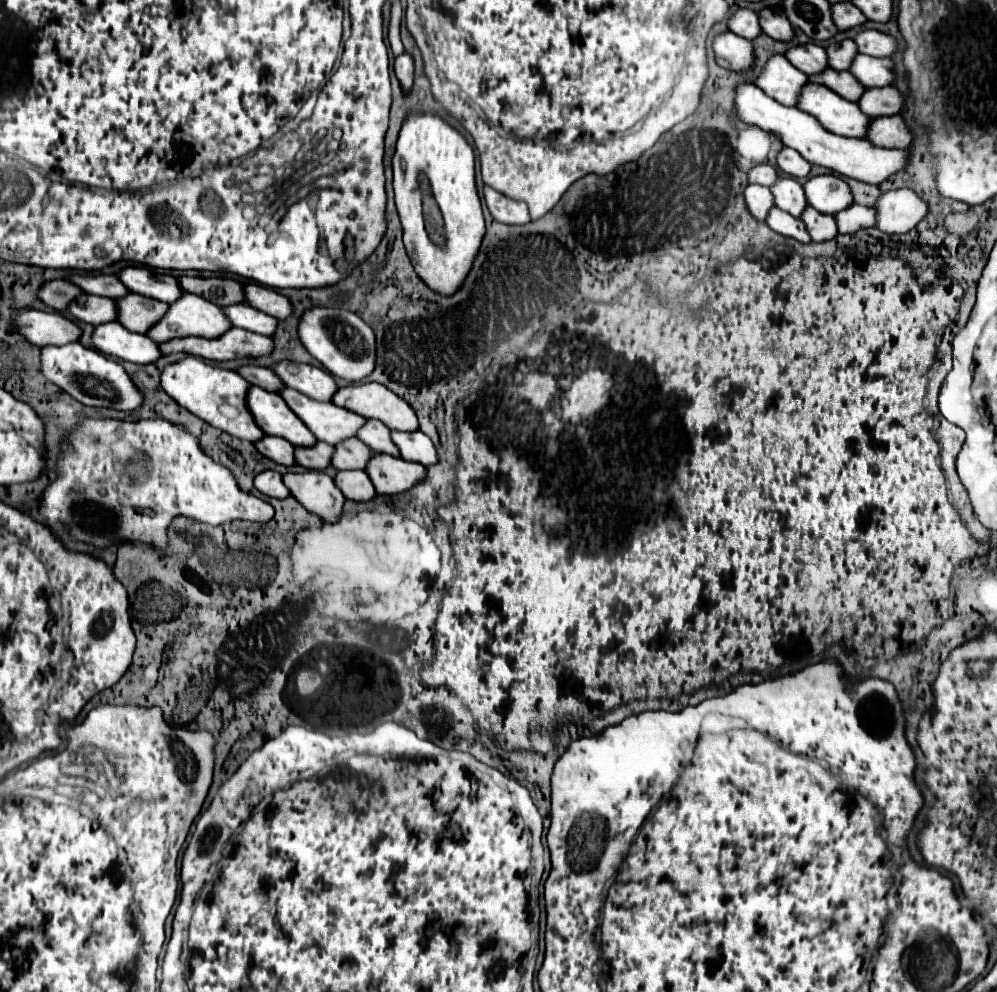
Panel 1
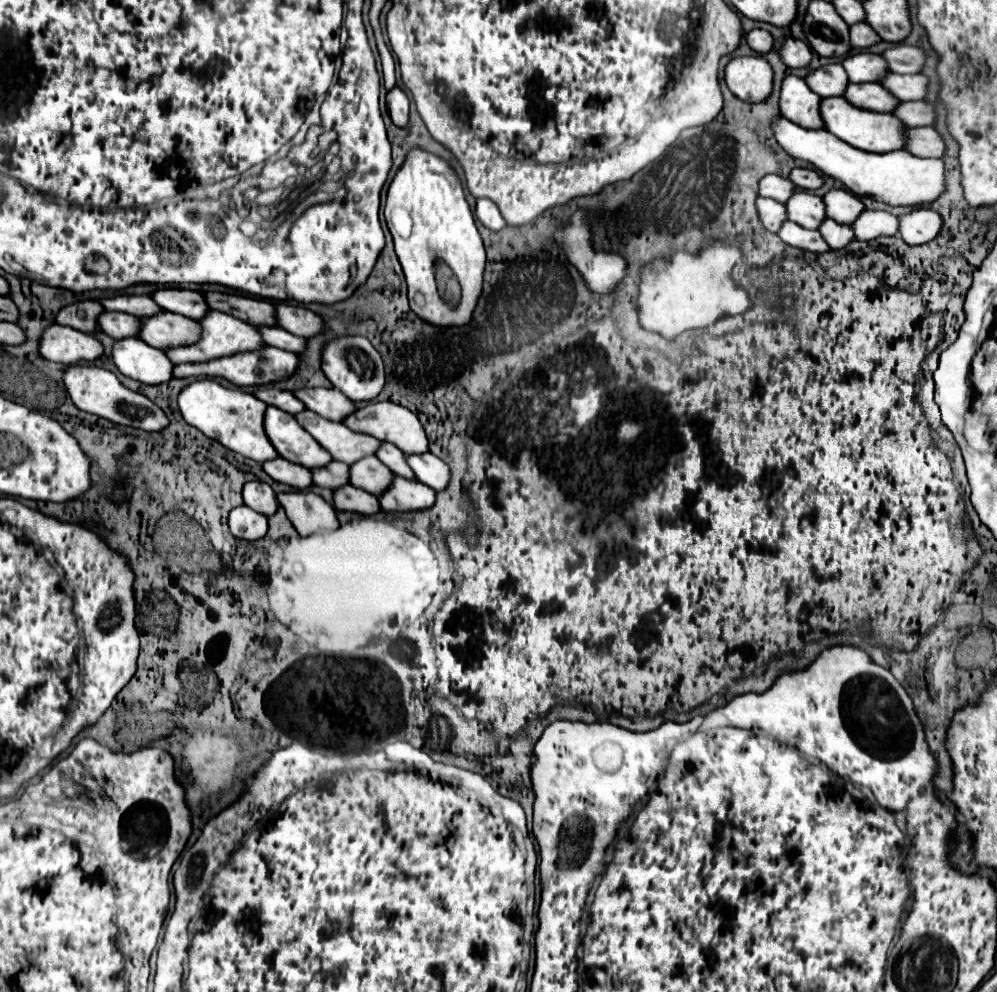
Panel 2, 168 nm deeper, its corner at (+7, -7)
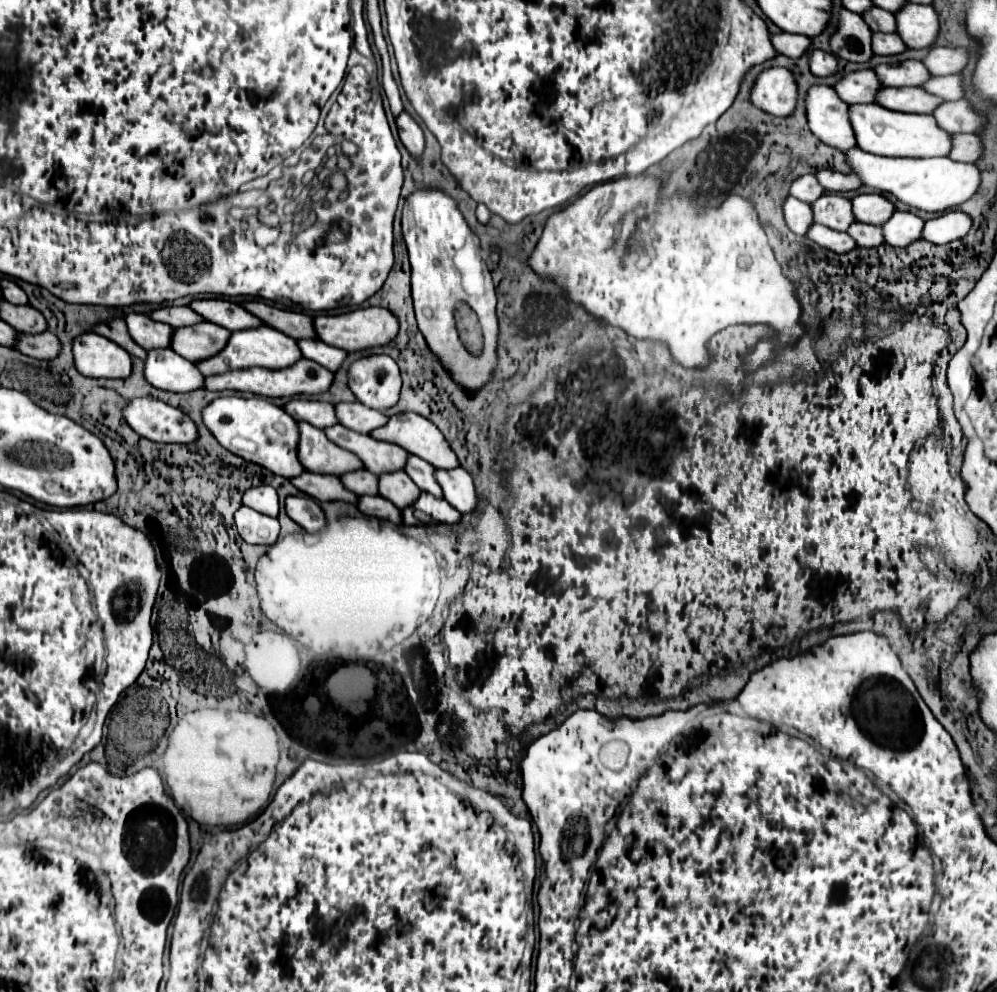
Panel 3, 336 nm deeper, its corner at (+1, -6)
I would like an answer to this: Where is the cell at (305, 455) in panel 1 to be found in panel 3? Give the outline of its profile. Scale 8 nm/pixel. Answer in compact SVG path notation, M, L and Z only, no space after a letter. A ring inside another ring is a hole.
M356 470L350 474L340 476L344 486L358 496L378 496L378 476L370 474L368 470Z

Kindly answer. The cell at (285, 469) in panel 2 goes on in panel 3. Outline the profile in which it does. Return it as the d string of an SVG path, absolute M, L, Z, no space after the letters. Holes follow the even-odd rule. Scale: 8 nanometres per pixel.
M304 472L298 478L290 480L300 492L312 496L318 502L348 502L348 504L356 504L358 496L350 490L344 488L342 480L338 476L328 476L328 474L310 474Z

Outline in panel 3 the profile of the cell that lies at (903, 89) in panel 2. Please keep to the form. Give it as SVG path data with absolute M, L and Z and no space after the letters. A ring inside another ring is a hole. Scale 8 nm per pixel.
M934 76L924 84L924 90L940 96L942 100L960 100L964 98L964 78L956 76Z

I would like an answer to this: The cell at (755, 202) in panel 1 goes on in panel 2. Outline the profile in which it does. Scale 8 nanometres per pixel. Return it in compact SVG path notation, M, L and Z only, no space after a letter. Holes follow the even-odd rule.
M756 197L756 209L758 209L758 217L764 225L766 231L778 231L780 223L786 221L784 215L784 205L772 199L764 199L764 197Z

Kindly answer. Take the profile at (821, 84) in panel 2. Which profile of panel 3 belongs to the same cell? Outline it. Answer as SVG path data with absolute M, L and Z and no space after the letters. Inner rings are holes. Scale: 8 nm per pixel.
M858 70L842 78L834 90L848 104L872 104L876 102L876 94L882 88L874 70Z

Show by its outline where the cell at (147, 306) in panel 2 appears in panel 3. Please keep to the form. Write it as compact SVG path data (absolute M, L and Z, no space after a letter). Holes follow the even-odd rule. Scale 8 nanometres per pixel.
M168 306L168 308L160 308L160 310L154 310L150 314L154 320L160 320L160 322L166 322L174 328L180 328L180 326L192 326L196 322L204 322L204 318L194 312L192 308L180 308L180 306Z

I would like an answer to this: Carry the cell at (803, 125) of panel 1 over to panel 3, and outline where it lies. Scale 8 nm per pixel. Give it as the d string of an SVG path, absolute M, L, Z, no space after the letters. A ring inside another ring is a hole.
M860 148L848 150L846 158L852 172L858 174L866 186L872 186L880 192L890 192L898 200L924 212L946 212L956 208L970 200L980 188L978 166L954 162L950 158L882 158L866 154Z

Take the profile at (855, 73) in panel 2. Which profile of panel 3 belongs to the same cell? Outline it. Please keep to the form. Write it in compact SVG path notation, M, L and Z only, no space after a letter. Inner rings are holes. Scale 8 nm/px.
M906 60L896 64L882 64L878 68L874 68L874 72L878 74L878 78L882 80L884 86L922 86L924 82L930 80L930 72L922 62L916 60Z

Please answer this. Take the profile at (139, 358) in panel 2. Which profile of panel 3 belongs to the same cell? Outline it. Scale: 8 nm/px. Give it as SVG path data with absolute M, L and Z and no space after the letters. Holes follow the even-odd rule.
M150 350L144 362L146 380L160 390L190 392L204 390L204 374L194 362L182 358L174 350Z

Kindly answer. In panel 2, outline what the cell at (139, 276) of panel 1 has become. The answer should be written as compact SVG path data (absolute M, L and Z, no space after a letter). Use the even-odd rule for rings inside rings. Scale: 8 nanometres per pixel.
M158 289L152 293L152 299L164 309L172 311L190 319L200 319L204 311L208 311L208 305L204 303L204 297L198 291L190 289Z

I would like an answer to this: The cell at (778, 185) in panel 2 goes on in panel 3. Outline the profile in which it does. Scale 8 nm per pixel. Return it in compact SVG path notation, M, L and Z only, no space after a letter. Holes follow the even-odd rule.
M804 176L792 182L790 186L790 194L802 202L814 202L824 194L824 188L820 186L820 182L814 176Z

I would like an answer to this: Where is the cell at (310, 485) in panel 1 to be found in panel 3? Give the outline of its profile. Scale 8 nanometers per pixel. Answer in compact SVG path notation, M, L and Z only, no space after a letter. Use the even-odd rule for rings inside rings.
M288 496L286 514L310 534L318 532L324 526L324 514L320 506L308 496Z

